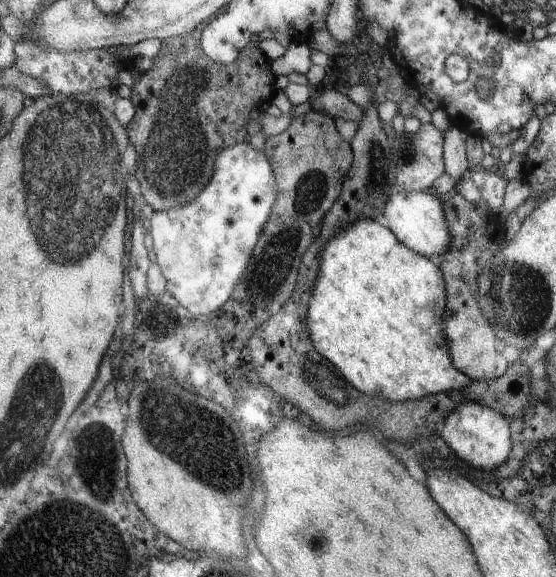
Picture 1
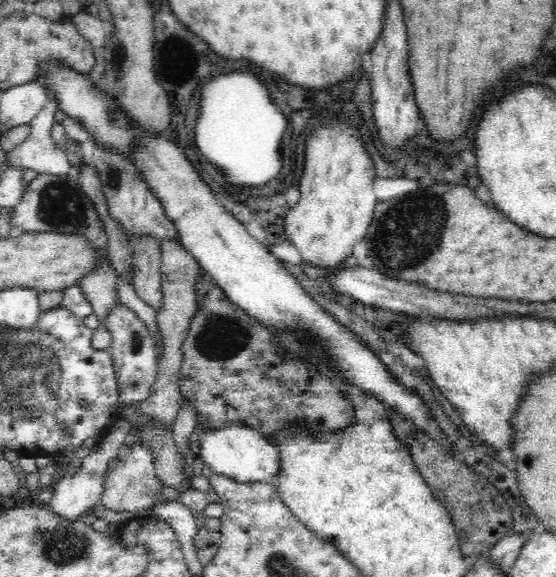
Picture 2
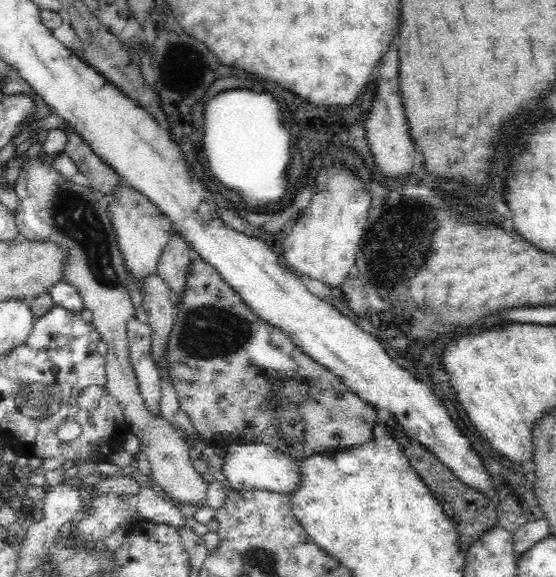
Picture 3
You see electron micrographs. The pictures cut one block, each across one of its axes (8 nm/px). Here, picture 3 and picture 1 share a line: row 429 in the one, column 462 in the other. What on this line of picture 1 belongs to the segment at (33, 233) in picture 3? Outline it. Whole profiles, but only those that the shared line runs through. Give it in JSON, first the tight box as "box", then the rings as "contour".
{"box":[443,126,469,181],"contour":[[[457,126],[443,132],[443,172],[455,181],[459,181],[462,174],[469,170],[465,152],[468,138],[469,133]]]}

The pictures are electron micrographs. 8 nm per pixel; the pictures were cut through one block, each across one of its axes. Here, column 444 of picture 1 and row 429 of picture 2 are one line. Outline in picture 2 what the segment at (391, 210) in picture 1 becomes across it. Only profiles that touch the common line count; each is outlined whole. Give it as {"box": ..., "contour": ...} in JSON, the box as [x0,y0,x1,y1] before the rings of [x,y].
{"box":[200,422,280,483],"contour":[[[230,422],[218,429],[206,430],[201,438],[200,458],[213,473],[239,483],[274,482],[280,470],[280,454],[276,445],[266,441],[262,433],[242,422]]]}

